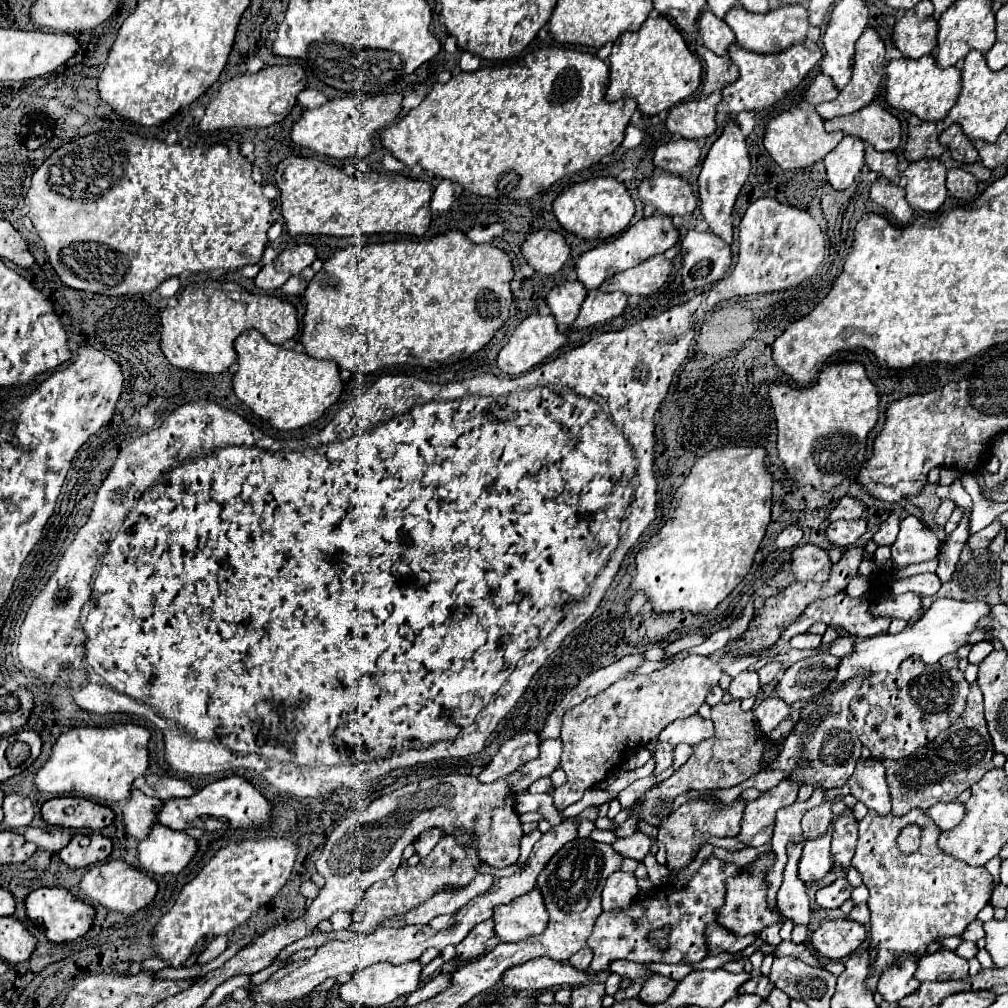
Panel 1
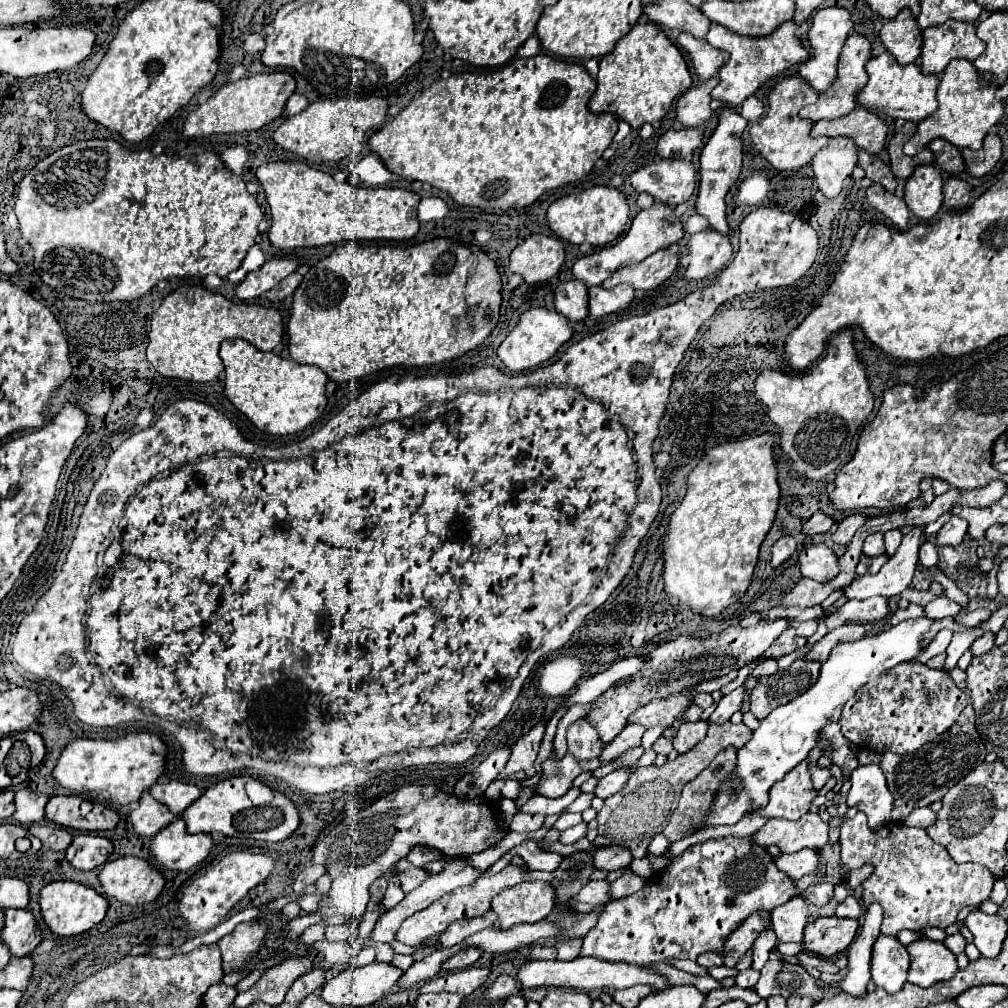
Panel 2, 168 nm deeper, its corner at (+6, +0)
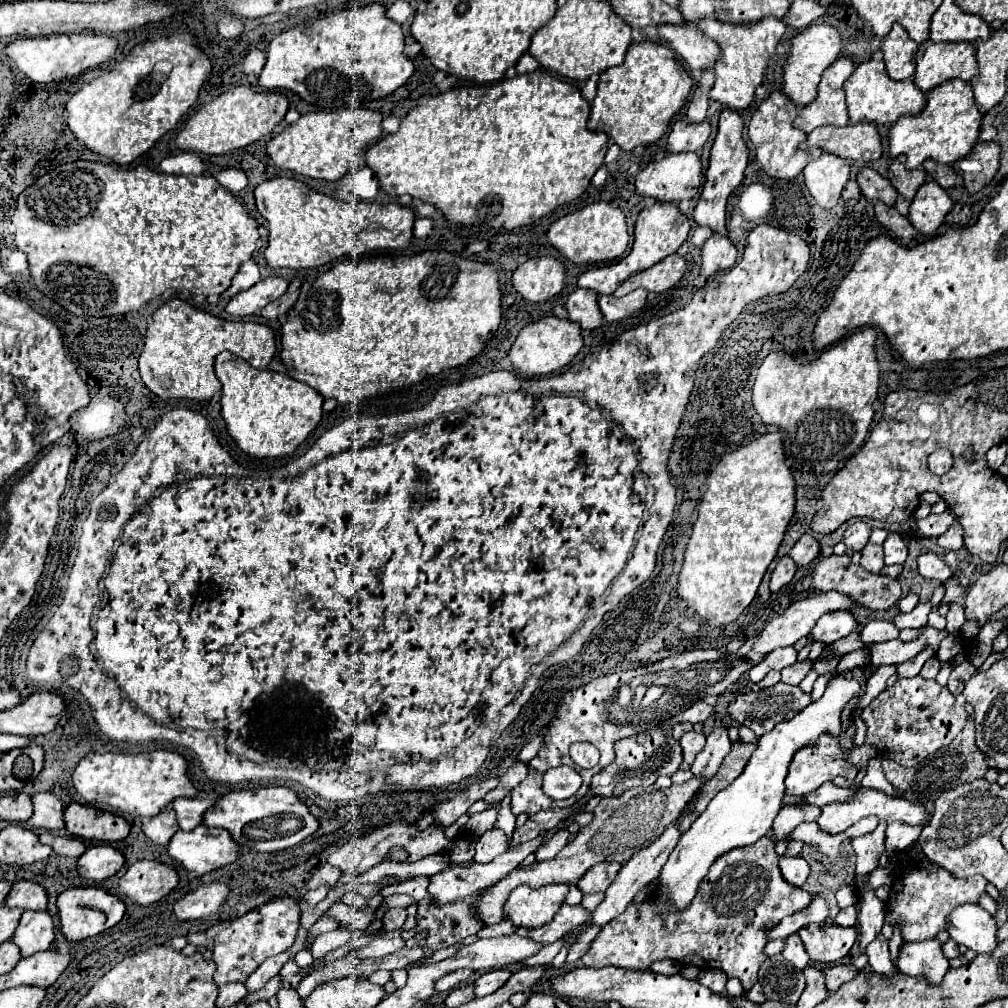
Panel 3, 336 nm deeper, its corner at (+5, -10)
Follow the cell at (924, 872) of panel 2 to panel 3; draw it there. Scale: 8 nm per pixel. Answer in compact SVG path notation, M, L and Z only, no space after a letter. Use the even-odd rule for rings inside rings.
M906 856L898 862L898 872L894 874L894 882L890 886L890 894L886 900L886 922L890 926L900 924L900 934L904 942L910 940L928 940L936 938L938 932L948 930L948 916L960 904L978 904L980 896L986 894L988 880L984 876L970 876L970 878L956 878L940 864L928 858L914 858Z

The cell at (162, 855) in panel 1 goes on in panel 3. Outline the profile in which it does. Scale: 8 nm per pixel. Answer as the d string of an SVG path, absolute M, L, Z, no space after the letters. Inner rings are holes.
M200 824L192 832L178 830L168 844L168 856L184 870L202 876L234 862L238 856L238 844L226 830Z

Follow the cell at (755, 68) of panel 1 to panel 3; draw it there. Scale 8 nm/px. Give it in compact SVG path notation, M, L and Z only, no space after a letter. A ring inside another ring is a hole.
M702 18L698 22L698 28L708 38L712 38L722 50L714 66L716 82L710 90L710 98L730 110L748 108L754 98L754 90L764 82L770 58L776 56L776 44L784 36L786 24L778 18L764 18L762 22L756 22L752 26L734 26L734 24L722 24L714 18Z

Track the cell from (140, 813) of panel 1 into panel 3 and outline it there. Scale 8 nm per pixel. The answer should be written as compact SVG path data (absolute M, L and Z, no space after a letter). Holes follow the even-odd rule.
M162 810L160 814L148 818L142 822L142 832L160 846L166 846L170 842L170 838L176 834L178 826L176 826L176 814L172 814L172 810Z

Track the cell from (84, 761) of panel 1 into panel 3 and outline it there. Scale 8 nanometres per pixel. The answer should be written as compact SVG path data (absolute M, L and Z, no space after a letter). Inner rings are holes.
M154 750L148 754L86 754L72 772L76 792L90 806L106 806L114 812L132 816L154 816L164 810L174 798L196 796L196 788L186 776L186 760L168 750Z

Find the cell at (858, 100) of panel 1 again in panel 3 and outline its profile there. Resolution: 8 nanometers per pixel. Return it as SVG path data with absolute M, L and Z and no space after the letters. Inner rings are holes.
M840 56L820 80L820 90L816 96L816 102L804 106L800 110L800 116L796 118L796 128L804 130L806 134L812 132L818 126L846 126L850 122L846 100L844 100L844 82L854 72L856 64L852 58Z

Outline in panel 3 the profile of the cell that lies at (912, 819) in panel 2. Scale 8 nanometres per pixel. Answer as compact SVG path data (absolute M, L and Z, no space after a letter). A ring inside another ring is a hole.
M892 822L892 826L886 828L886 850L896 852L896 850L906 850L912 846L924 826L908 826L904 822Z

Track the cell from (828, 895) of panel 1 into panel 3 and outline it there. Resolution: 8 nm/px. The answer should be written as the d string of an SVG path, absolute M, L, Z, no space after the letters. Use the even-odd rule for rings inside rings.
M768 838L722 854L710 866L704 882L700 882L696 898L682 912L668 908L666 914L658 914L656 908L666 902L660 892L640 904L632 902L624 914L602 926L582 956L582 964L590 968L618 966L646 970L652 962L670 958L680 966L722 968L730 978L742 980L748 992L758 982L758 970L766 960L764 946L768 938L764 938L764 930L812 902L810 892L784 882L778 860L774 842Z

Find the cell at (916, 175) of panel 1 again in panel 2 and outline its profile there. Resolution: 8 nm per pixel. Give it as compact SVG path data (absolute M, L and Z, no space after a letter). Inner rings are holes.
M935 164L915 168L905 184L905 202L921 220L931 220L939 212L943 204L943 178Z

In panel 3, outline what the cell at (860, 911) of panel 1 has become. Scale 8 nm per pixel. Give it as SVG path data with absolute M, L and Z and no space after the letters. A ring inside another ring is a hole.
M848 906L848 908L844 908L844 910L840 910L838 912L838 916L836 916L836 924L838 926L854 926L856 924L856 908L854 906Z

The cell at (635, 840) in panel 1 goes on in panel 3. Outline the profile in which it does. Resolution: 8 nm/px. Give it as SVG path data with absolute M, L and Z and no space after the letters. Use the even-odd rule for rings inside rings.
M600 862L600 864L592 866L578 880L578 888L584 894L588 894L588 892L604 892L612 884L612 878L616 878L618 870L620 870L620 864L616 864L616 862Z

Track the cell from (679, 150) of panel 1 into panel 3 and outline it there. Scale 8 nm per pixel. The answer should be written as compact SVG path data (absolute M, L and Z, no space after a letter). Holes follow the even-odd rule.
M678 120L678 122L674 122L672 132L668 134L666 150L672 154L696 152L706 144L708 136L710 136L710 124L708 122L688 124L684 120Z

